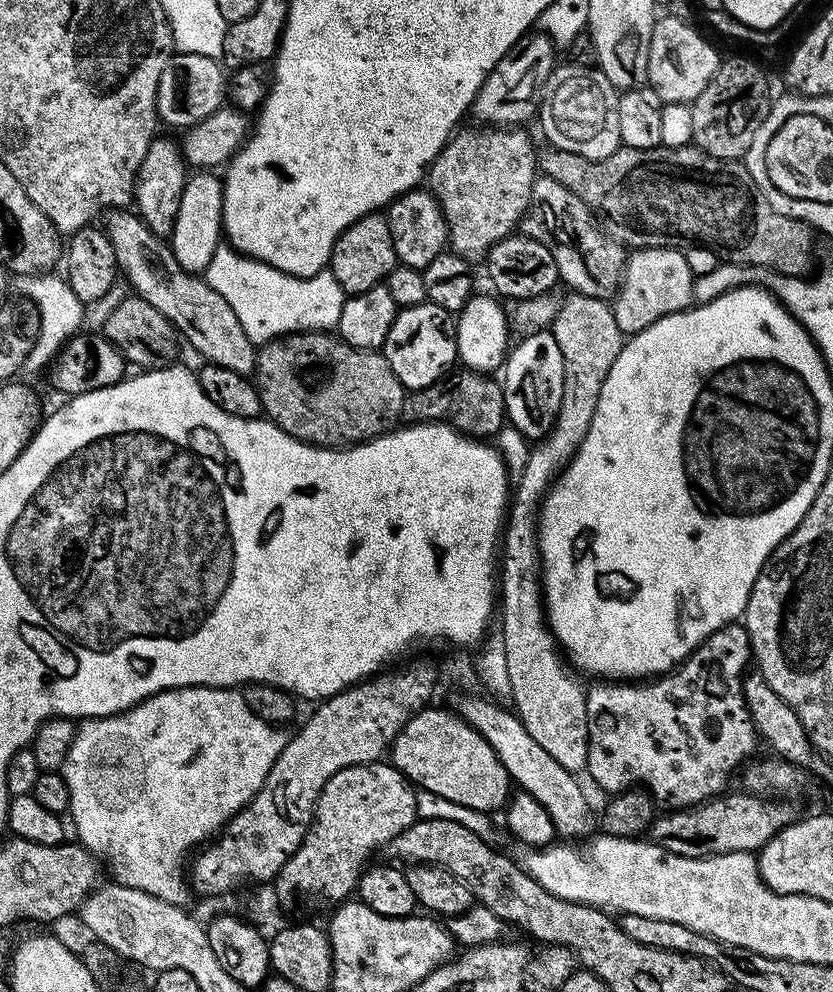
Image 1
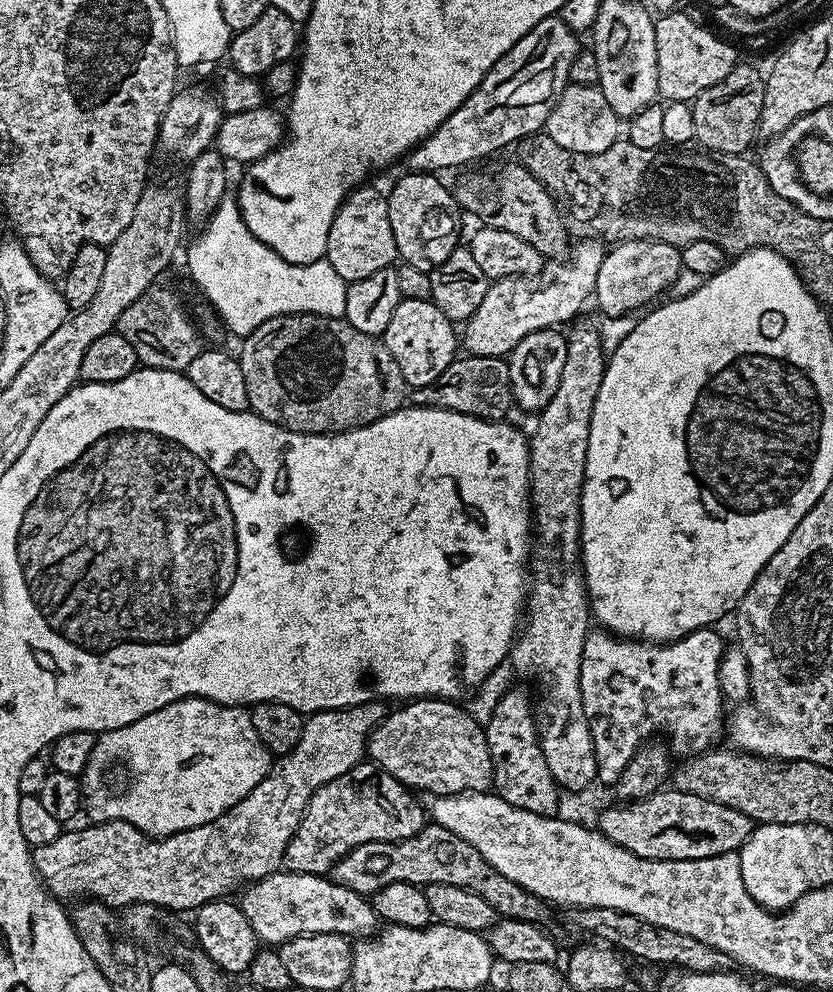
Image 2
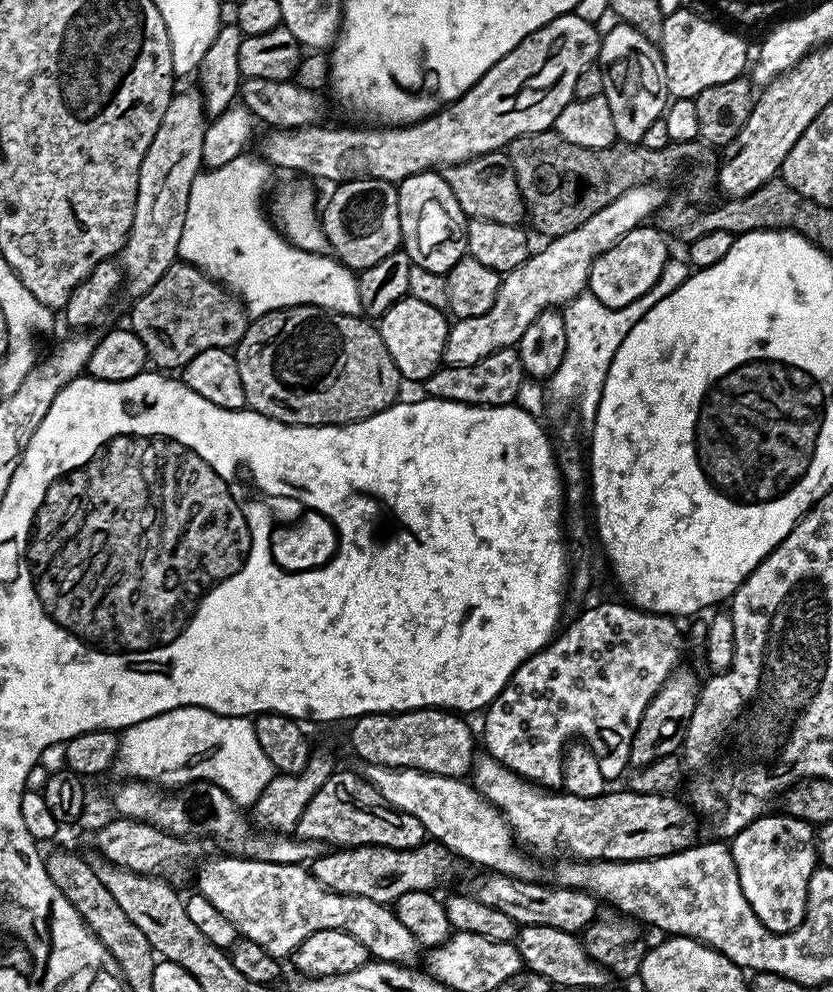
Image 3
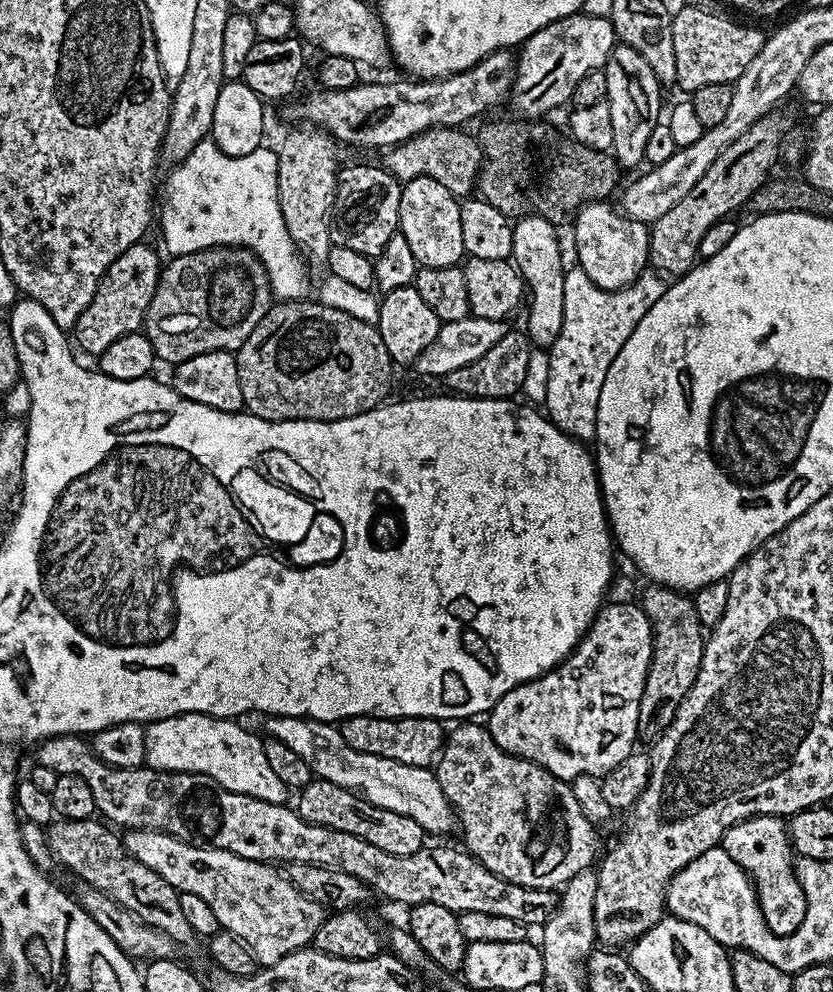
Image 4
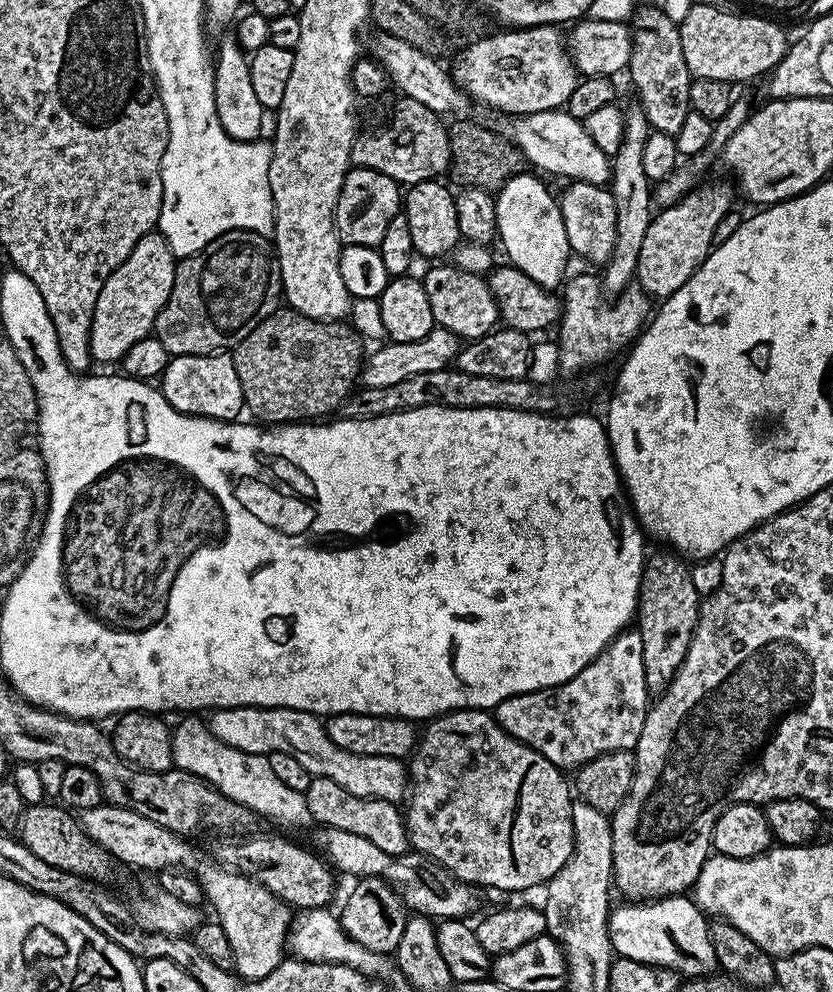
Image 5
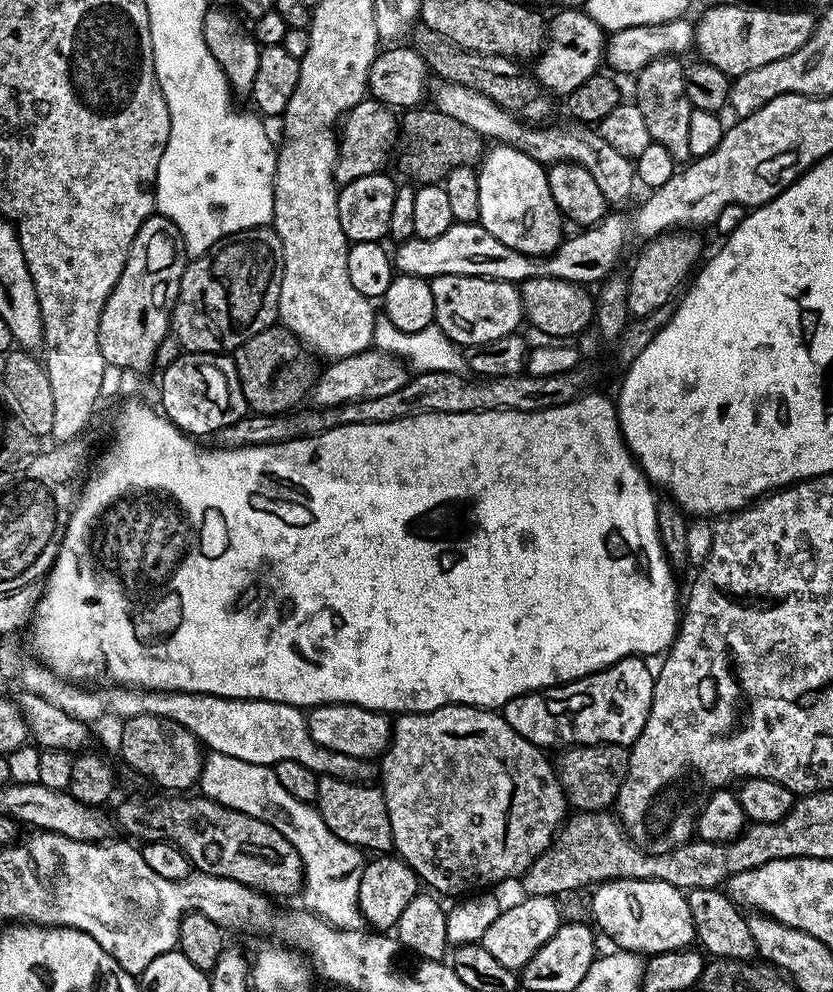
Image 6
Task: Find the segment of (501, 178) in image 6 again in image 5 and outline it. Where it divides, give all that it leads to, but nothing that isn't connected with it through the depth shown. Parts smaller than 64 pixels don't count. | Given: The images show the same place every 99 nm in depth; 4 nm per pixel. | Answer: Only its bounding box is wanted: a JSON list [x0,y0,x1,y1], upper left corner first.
[496,172,572,291]

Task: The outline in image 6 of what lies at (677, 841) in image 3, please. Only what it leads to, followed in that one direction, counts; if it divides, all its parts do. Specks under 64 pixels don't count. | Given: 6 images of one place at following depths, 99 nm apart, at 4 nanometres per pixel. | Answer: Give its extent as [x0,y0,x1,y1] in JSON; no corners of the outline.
[378,704,566,898]

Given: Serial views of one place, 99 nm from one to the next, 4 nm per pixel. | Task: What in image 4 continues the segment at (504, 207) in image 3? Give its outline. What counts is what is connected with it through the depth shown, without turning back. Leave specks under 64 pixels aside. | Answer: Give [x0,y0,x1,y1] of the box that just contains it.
[383,127,484,198]

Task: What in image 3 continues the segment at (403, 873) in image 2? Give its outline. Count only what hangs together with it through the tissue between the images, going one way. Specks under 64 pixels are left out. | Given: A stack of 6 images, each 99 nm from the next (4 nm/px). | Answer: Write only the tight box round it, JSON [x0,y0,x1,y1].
[311,842,453,906]

